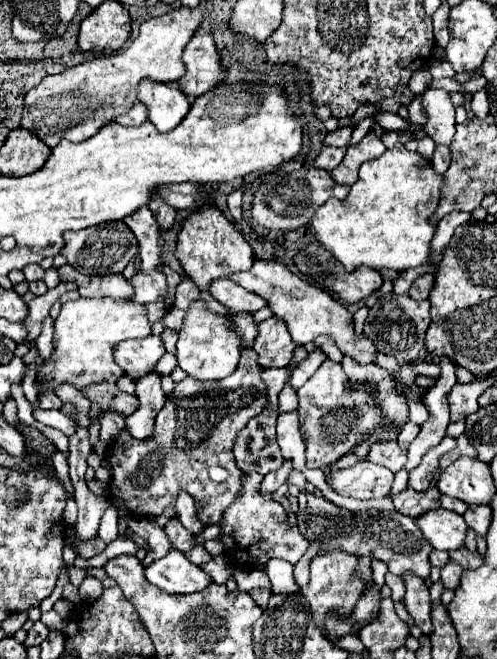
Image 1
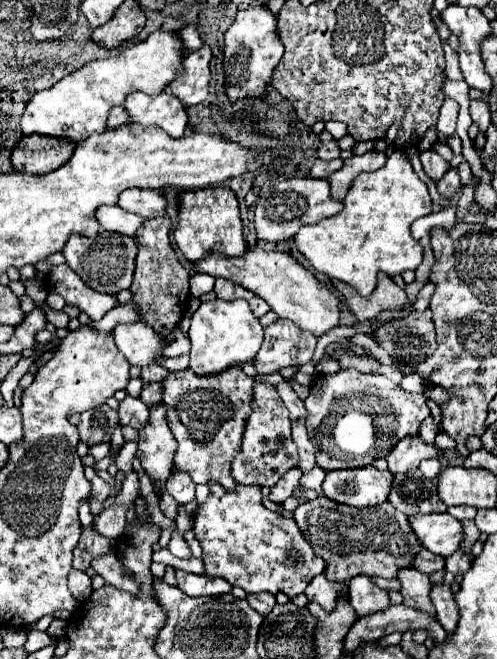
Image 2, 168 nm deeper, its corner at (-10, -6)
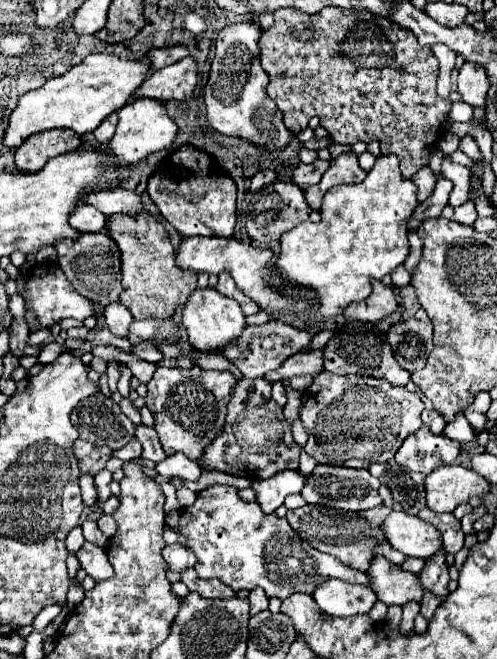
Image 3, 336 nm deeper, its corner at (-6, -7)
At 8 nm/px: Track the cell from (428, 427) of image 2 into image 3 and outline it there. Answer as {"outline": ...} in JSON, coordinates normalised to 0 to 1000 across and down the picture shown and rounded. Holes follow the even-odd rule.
{"outline":[[[853,622],[849,625],[849,637],[853,637],[853,643],[865,646],[869,659],[889,659],[889,653],[897,649],[893,631],[881,622]]]}

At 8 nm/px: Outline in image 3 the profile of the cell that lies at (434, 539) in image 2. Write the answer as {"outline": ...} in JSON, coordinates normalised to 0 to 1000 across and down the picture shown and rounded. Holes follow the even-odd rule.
{"outline":[[[785,777],[769,792],[769,804],[781,825],[813,844],[857,850],[889,829],[885,807],[869,795],[813,777]]]}

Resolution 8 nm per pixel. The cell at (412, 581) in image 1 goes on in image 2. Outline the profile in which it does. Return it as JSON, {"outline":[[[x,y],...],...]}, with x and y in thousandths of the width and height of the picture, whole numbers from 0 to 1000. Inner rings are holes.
{"outline":[[[821,860],[801,869],[801,882],[809,885],[805,900],[813,906],[817,921],[829,921],[829,924],[861,930],[865,936],[877,936],[877,927],[873,927],[873,918],[865,909],[869,888],[865,888],[865,879],[857,869],[845,869],[833,860]]]}

